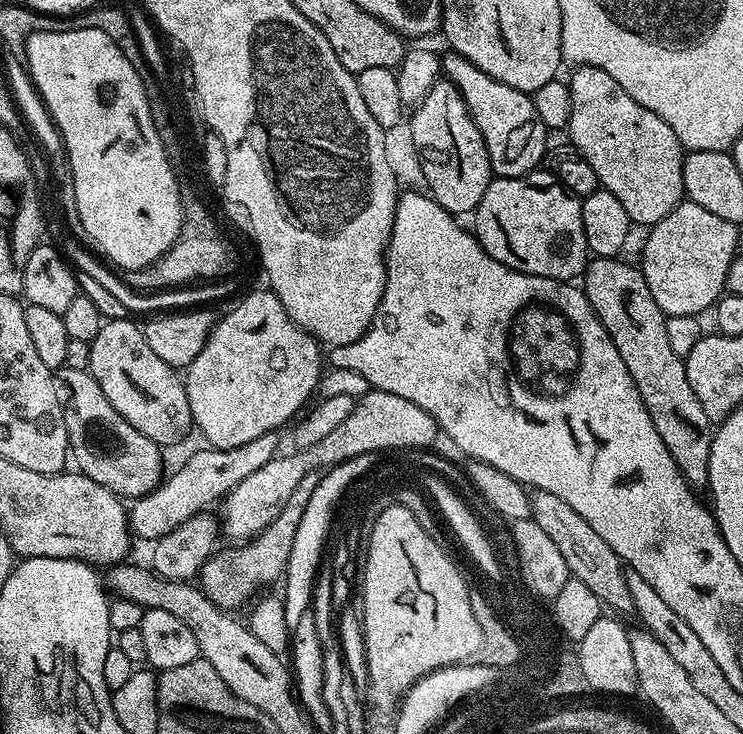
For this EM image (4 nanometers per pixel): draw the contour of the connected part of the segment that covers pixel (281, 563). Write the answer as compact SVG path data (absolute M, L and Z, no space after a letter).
M320 472L306 474L306 478L298 482L294 494L290 494L278 518L270 522L270 526L261 536L239 546L228 546L232 548L221 547L219 551L209 556L200 570L198 584L218 607L237 610L236 608L242 607L244 603L247 605L261 591L259 588L263 584L272 584L285 575L287 560L290 558L291 546L294 543L294 534L298 534L298 522L302 522L302 514L306 514L306 506L310 506L310 498L314 498L314 490L318 490L320 478Z

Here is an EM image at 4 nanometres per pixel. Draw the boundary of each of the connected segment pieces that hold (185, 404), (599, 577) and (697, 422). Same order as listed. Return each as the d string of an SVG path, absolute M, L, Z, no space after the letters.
M109 319L102 330L98 330L98 338L94 338L91 345L88 371L98 386L102 386L102 394L106 394L110 406L114 406L114 410L134 426L134 430L142 430L146 438L161 446L187 438L194 425L190 398L186 398L181 373L150 350L150 342L146 342L144 329L139 323Z
M539 490L531 493L532 513L530 519L542 526L542 531L558 546L562 558L566 558L571 579L578 582L586 582L590 590L600 599L605 609L613 608L616 612L633 611L630 589L627 586L626 565L610 546L606 546L605 540L578 514L568 503L562 502L558 494L550 494Z
M592 258L584 269L582 287L594 314L602 322L602 326L610 334L614 346L618 346L618 354L622 354L622 362L634 378L634 386L638 386L638 394L642 394L642 402L650 414L650 422L654 422L654 430L658 430L658 438L666 442L666 450L670 450L670 458L678 466L682 478L700 494L708 486L708 467L710 466L710 446L714 435L713 425L706 418L706 410L702 410L702 402L694 394L690 386L690 378L686 378L684 357L674 352L667 334L669 317L654 302L654 294L650 294L650 286L646 286L646 278L639 267L627 264L624 258Z

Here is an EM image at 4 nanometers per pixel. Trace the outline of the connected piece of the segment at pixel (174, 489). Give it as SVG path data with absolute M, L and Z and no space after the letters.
M267 432L262 434L262 438L254 438L254 442L246 442L246 446L204 446L201 452L194 453L172 477L169 475L154 491L131 501L128 514L131 531L135 535L137 532L147 542L155 542L190 517L211 509L210 506L215 500L216 503L223 501L228 492L234 490L238 482L242 482L242 478L254 474L254 470L266 466L266 462L270 462L277 455L276 438L276 432Z

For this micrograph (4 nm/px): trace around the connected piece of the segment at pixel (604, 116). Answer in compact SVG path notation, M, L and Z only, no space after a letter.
M580 66L573 72L567 81L572 105L566 134L572 139L571 147L594 166L601 189L622 202L633 225L662 222L685 199L682 166L686 152L674 130L654 110L634 102L606 70Z

